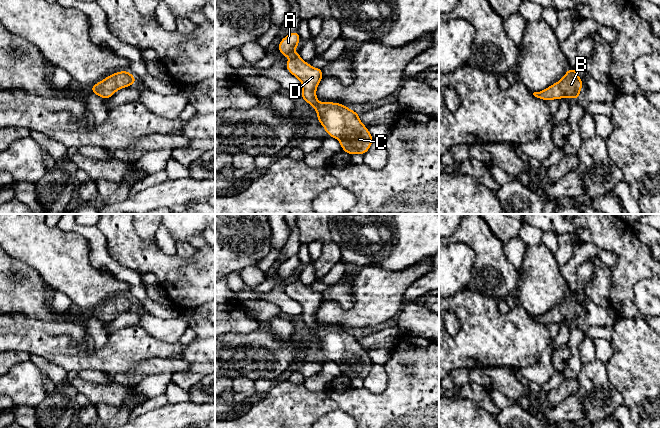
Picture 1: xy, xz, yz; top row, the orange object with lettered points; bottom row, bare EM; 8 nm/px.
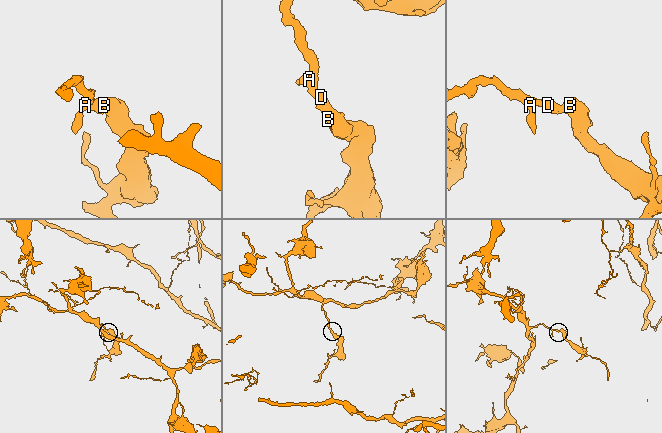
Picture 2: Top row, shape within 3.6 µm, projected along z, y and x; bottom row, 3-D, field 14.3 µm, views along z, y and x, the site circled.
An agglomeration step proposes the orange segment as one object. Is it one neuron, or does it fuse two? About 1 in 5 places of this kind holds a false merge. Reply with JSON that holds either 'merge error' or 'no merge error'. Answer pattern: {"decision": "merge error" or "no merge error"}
{"decision": "no merge error"}

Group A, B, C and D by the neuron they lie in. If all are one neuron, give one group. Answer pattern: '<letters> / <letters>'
A B C D

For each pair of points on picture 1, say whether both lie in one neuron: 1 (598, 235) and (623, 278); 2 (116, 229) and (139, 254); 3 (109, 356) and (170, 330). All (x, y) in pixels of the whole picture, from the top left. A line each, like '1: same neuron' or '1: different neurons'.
1: same neuron
2: same neuron
3: different neurons

